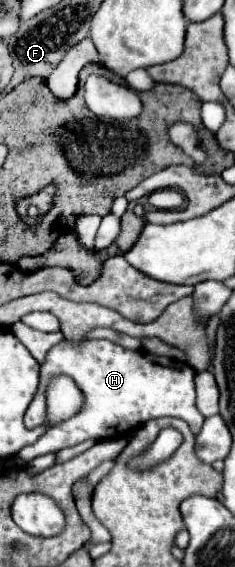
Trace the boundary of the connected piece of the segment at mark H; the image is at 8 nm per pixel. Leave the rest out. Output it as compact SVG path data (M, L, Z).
M63 340L47 352L45 362L41 364L39 388L25 412L27 428L41 426L41 416L45 416L43 392L47 380L53 374L71 376L85 394L85 406L75 418L49 428L35 444L25 446L17 454L25 462L31 462L33 458L49 452L71 448L85 440L127 438L133 432L133 428L139 428L145 422L161 416L175 416L185 420L191 426L193 434L199 434L203 426L203 416L195 406L195 382L193 382L195 370L185 362L151 356L143 350L127 350L109 340L81 340L81 342Z

